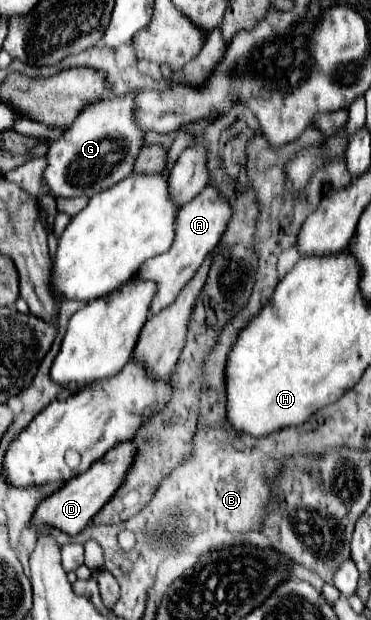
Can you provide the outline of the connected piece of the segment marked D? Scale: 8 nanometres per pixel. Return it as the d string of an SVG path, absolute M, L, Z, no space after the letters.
M130 441L110 449L100 461L96 461L96 465L92 465L92 469L88 469L88 473L82 473L80 477L70 479L60 491L52 493L50 497L46 497L40 503L36 513L34 513L32 527L46 523L46 525L58 527L60 531L64 531L68 535L78 535L92 521L92 517L116 495L116 491L120 489L120 485L126 479L126 473L134 465L136 451L138 451L136 443L130 445Z

